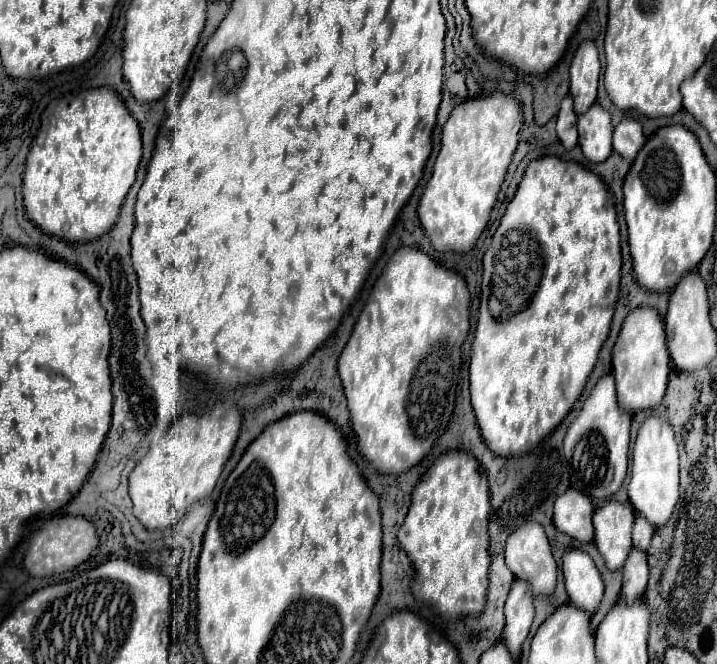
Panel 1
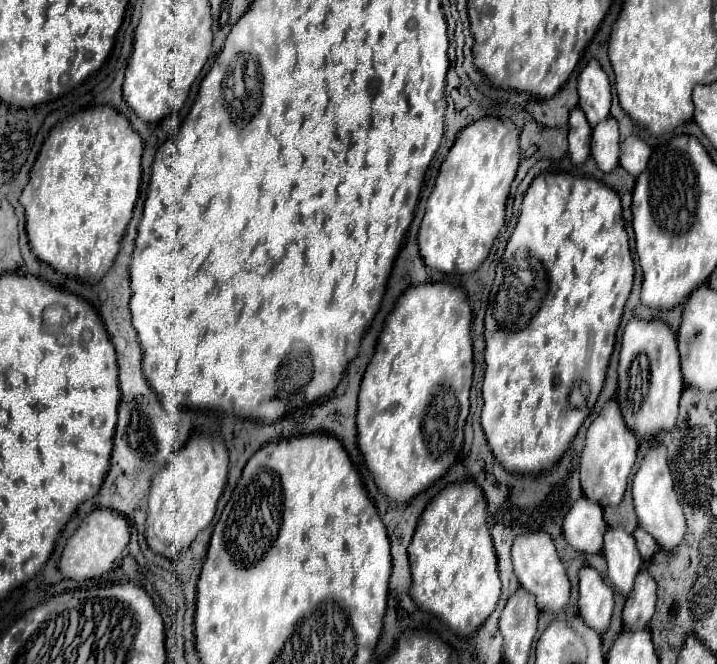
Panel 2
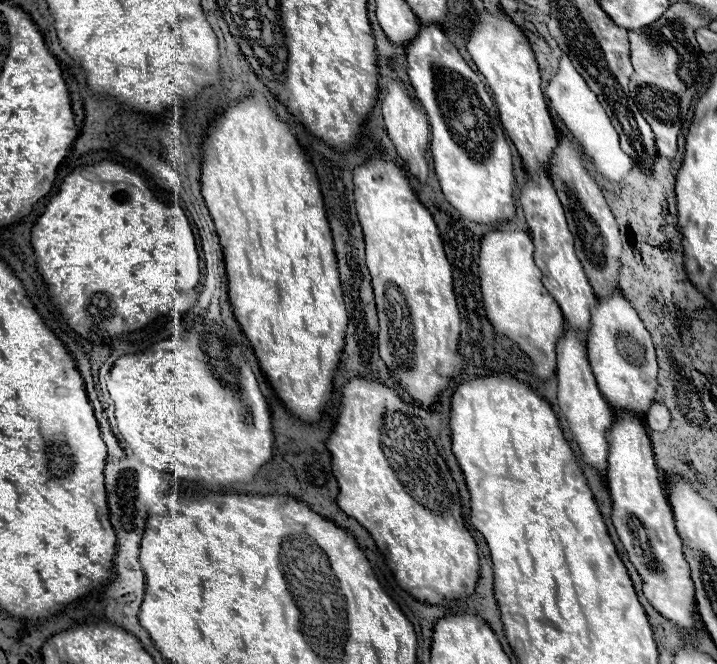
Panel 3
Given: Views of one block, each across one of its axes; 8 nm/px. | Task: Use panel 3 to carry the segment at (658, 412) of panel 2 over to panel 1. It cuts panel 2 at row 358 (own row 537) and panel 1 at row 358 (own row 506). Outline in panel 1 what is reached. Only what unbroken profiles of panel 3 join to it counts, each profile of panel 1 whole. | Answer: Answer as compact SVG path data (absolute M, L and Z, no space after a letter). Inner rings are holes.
M636 308L624 320L620 336L612 348L612 374L616 378L618 402L622 410L636 414L640 410L650 410L662 402L668 386L670 354L666 346L664 322L654 308Z

